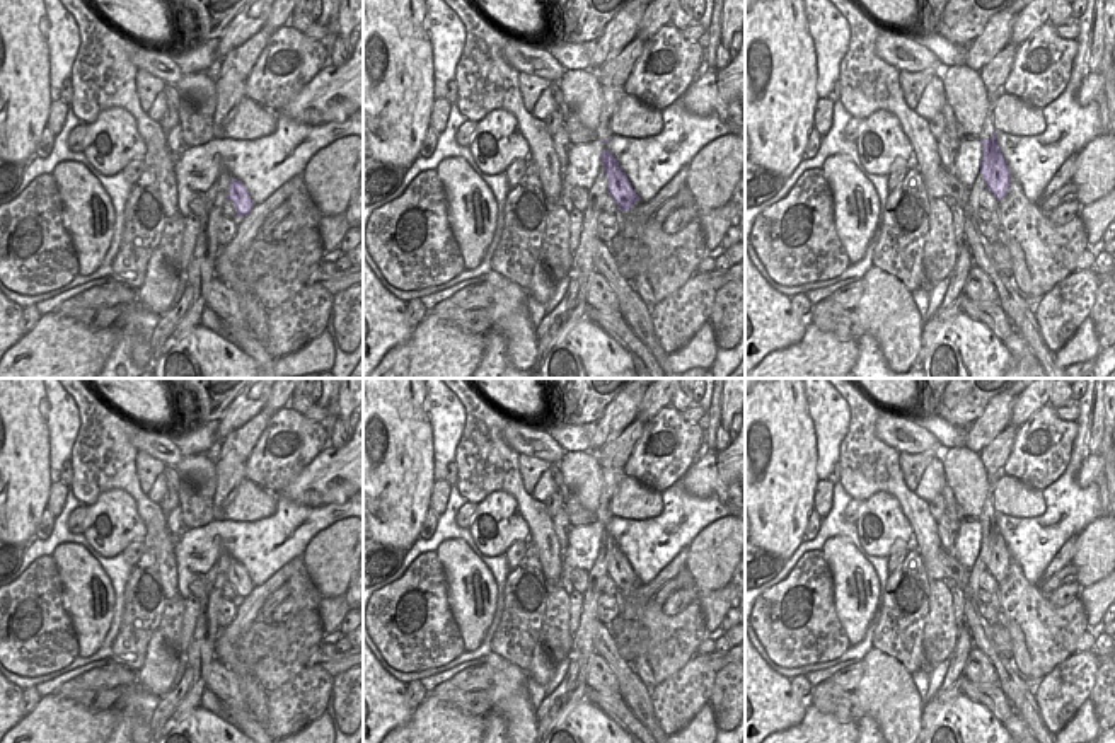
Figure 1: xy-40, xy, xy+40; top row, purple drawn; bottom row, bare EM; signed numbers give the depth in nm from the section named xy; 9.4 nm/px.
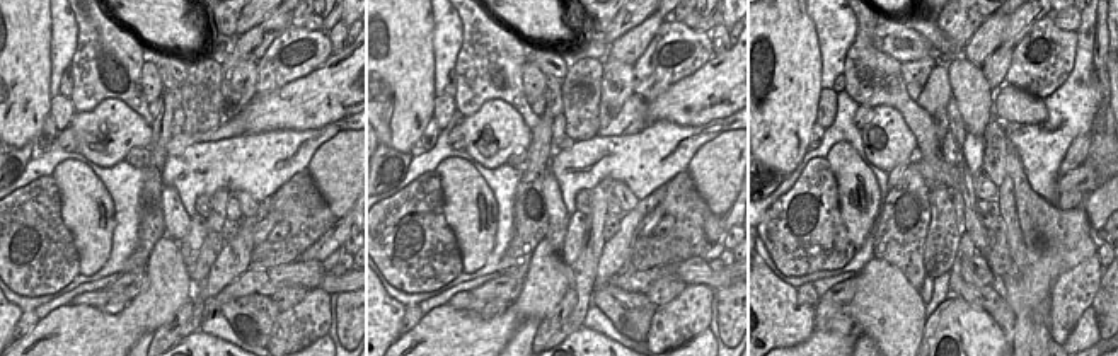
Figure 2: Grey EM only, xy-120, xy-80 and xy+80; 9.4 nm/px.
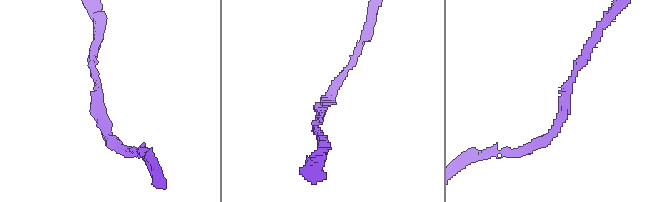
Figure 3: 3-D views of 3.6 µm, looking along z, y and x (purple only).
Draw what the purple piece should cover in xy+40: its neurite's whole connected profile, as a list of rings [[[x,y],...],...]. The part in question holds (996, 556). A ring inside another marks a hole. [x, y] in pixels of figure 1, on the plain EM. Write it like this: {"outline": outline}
{"outline": [[[996,511],[992,520],[980,521],[980,525],[982,544],[979,556],[984,557],[985,567],[994,576],[994,579],[1001,583],[1009,571],[1009,550],[996,523]]]}

